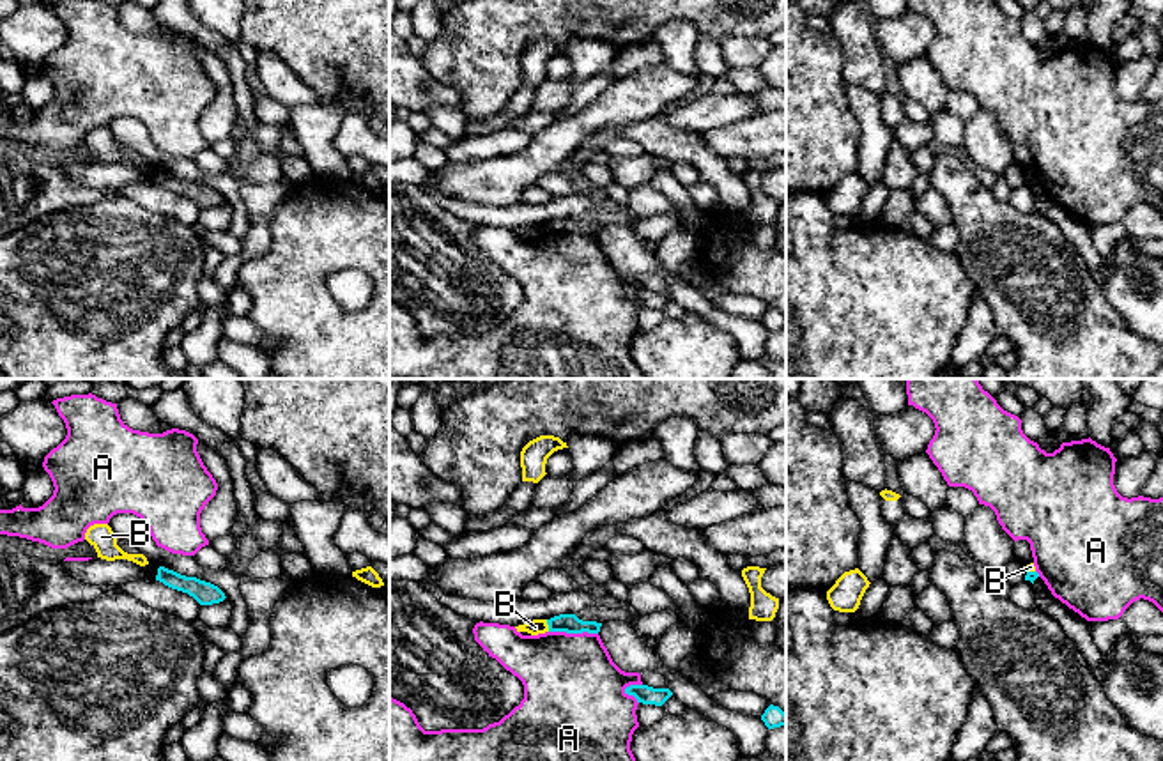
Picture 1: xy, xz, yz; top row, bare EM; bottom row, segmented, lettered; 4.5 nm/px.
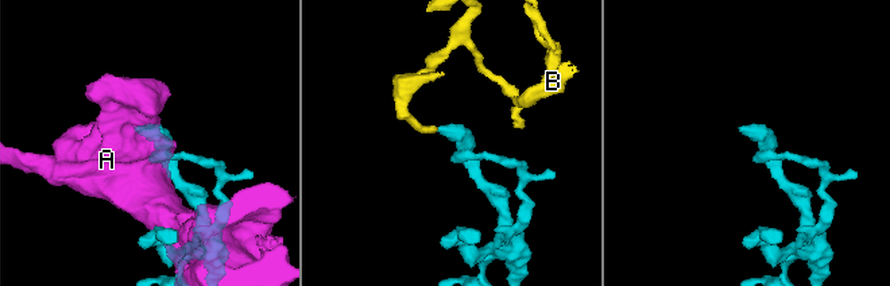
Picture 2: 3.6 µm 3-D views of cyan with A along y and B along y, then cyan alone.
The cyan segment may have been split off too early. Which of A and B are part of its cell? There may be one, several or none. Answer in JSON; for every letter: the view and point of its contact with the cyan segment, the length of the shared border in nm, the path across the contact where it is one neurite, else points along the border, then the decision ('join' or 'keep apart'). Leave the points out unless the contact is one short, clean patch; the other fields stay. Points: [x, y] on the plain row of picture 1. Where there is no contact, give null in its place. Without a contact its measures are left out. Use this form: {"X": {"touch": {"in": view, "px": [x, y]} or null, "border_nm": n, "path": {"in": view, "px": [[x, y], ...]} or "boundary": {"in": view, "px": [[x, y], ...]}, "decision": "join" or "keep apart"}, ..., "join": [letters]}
{"A": {"touch": {"in": "xz", "px": [574, 236]}, "border_nm": 220, "decision": "keep apart"}, "B": {"touch": {"in": "xz", "px": [547, 227]}, "border_nm": 60, "boundary": {"in": "xz", "px": [[546, 223], [549, 234]]}, "decision": "keep apart"}, "join": []}

